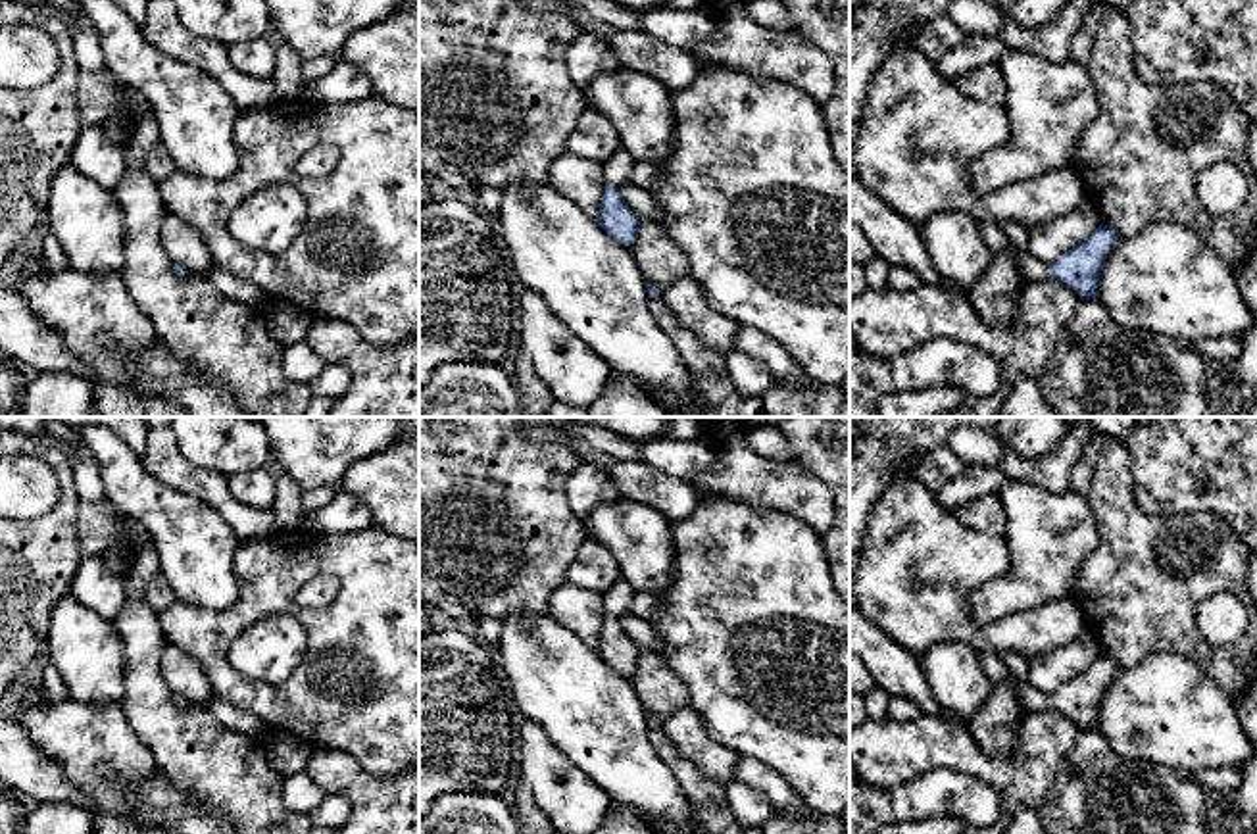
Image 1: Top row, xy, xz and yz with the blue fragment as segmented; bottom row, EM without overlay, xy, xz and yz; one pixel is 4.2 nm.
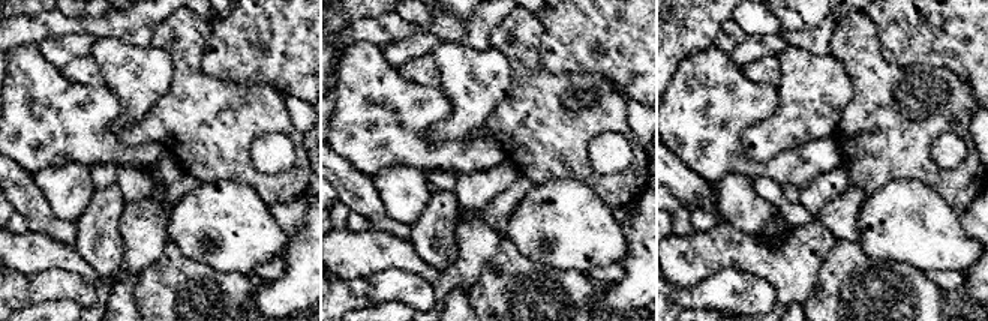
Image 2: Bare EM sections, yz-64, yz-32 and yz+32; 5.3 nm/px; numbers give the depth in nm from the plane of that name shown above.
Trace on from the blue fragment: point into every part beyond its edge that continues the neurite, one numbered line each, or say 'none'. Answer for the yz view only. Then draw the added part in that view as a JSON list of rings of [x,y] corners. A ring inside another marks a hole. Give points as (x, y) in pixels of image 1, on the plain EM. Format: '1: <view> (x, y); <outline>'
1: yz (1031, 700); [[[1019,682],[1017,698],[1024,713],[1044,711],[1049,707],[1049,696],[1032,688],[1028,682]]]

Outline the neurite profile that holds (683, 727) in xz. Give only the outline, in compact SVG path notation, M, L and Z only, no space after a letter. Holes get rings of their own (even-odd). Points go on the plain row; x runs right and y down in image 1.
M690 705L671 713L663 723L663 732L705 776L723 784L725 788L734 780L734 767L740 755L717 744L705 732L698 713Z

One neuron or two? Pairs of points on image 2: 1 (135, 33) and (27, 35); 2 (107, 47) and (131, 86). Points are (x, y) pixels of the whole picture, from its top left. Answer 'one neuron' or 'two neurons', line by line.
1: one neuron
2: one neuron

